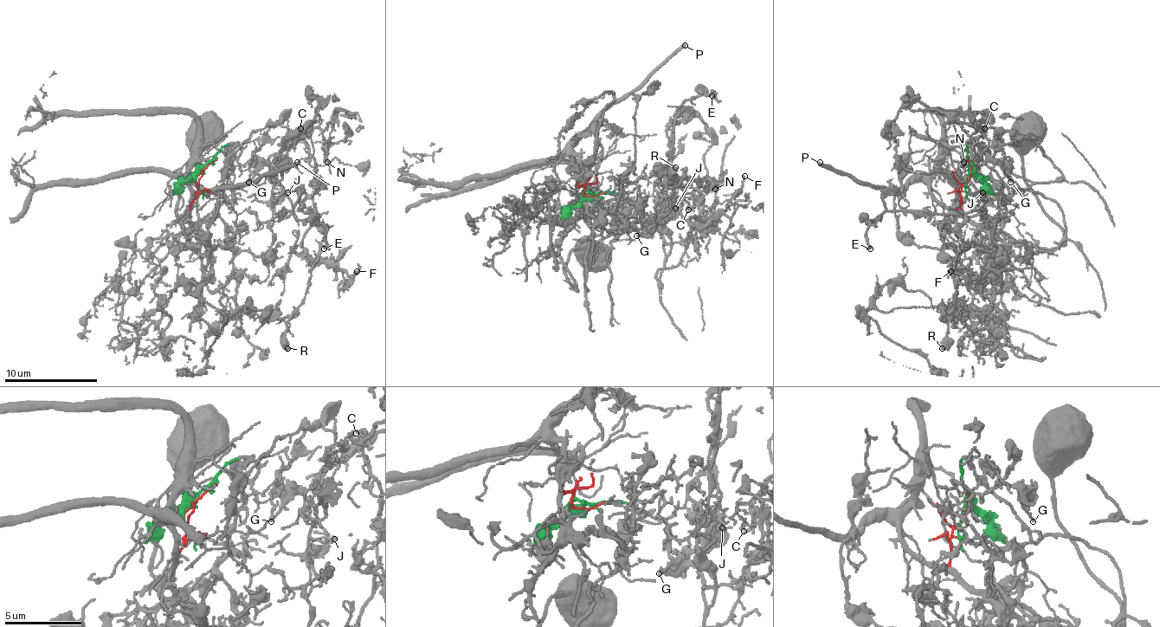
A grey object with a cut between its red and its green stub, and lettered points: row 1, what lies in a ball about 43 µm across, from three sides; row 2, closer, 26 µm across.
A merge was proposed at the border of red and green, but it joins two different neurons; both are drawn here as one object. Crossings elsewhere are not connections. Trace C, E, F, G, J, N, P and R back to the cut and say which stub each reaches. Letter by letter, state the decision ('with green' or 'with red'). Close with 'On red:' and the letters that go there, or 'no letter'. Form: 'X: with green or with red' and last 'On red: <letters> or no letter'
C: with green
E: with green
F: with green
G: with green
J: with green
N: with green
P: with red
R: with green
On red: P

